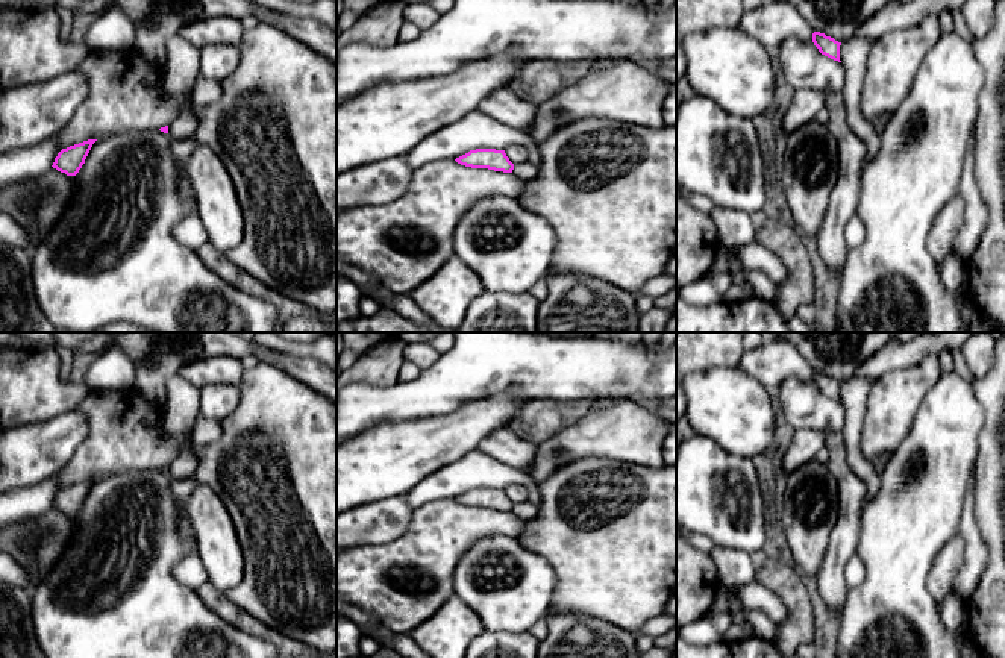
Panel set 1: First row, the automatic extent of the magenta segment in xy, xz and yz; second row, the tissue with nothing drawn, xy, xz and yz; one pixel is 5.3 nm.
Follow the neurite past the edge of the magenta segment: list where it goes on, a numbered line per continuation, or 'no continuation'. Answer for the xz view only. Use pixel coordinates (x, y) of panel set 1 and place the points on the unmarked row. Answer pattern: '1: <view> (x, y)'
no continuation

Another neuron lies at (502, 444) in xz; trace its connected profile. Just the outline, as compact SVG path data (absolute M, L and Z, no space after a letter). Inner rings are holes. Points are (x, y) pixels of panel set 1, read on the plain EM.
M511 426L493 431L477 447L482 453L505 465L526 472L535 459L537 444L514 434Z

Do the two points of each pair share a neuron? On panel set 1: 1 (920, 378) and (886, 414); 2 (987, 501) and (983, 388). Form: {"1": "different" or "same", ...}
{"1": "same", "2": "same"}

